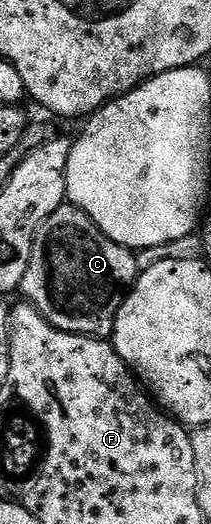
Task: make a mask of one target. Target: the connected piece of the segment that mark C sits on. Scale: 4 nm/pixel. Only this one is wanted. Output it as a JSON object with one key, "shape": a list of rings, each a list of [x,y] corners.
{"shape":[[[63,204],[51,216],[44,227],[44,238],[45,234],[46,266],[50,269],[49,313],[54,317],[54,326],[69,334],[89,334],[95,338],[113,335],[116,316],[138,280],[139,255],[116,244],[73,204]]]}

